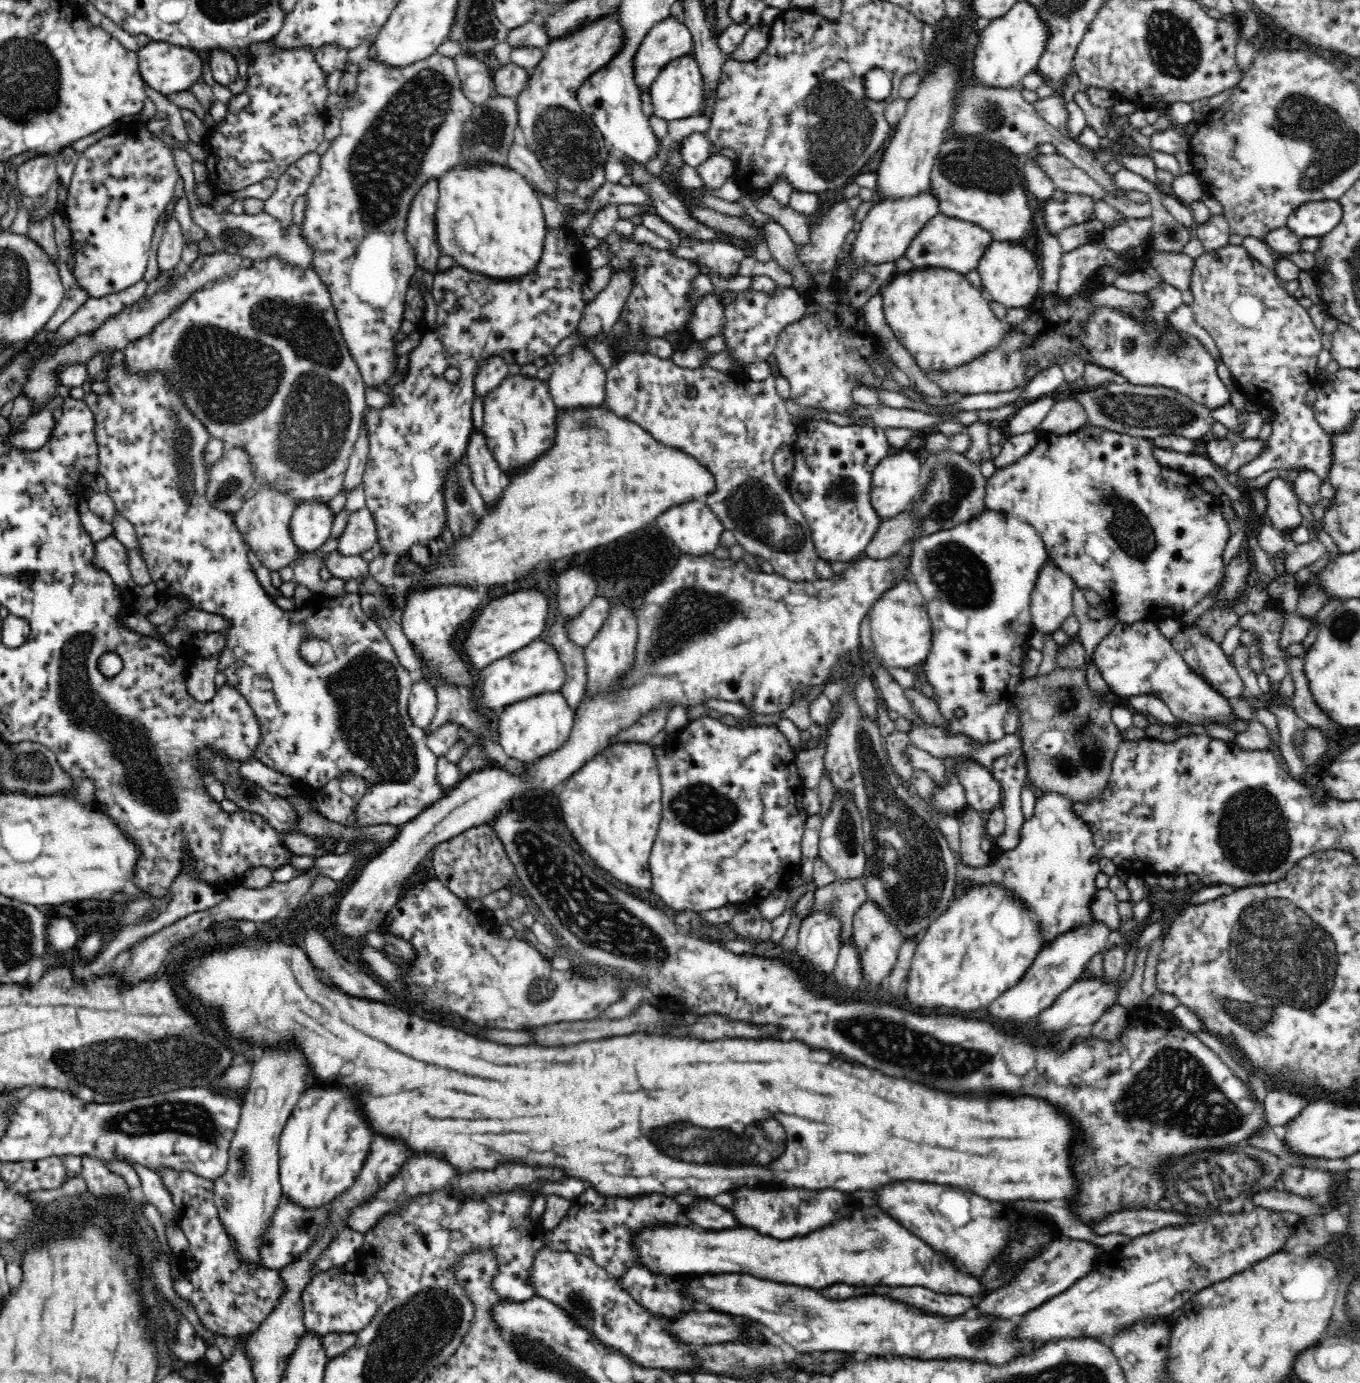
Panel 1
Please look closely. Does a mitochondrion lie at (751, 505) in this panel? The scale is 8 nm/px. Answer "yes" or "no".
yes

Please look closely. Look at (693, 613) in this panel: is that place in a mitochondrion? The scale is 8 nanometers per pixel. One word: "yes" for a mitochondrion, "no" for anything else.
yes

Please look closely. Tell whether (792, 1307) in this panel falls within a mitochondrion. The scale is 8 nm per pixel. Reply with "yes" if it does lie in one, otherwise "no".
yes

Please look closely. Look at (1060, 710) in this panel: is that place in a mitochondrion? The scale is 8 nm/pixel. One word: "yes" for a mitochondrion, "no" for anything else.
yes

